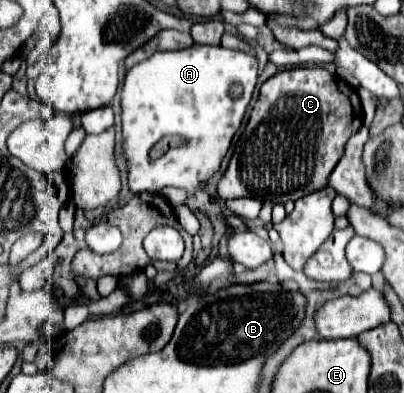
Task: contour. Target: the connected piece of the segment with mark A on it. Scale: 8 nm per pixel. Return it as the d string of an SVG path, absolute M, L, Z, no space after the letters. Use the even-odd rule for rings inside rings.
M192 45L180 51L154 53L146 61L132 67L122 85L120 105L122 105L122 153L128 167L128 187L134 195L140 191L158 193L164 187L172 186L188 193L198 193L207 186L208 180L220 168L224 155L230 149L232 137L236 135L246 107L252 99L252 91L256 87L258 77L258 61L254 55L246 51L232 51L220 45ZM232 83L242 83L244 93L240 99L230 99L228 89ZM166 135L184 135L186 139L182 147L169 149L162 157L151 161L148 157L150 149Z

